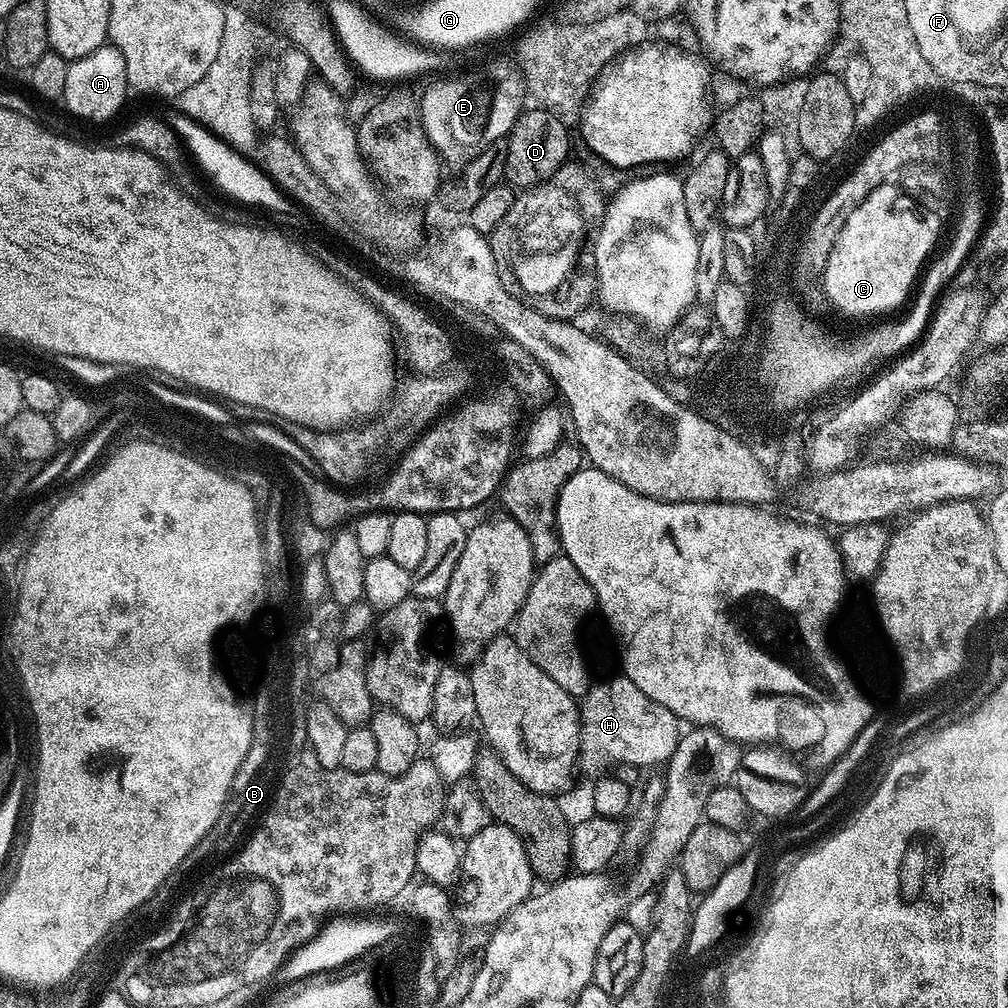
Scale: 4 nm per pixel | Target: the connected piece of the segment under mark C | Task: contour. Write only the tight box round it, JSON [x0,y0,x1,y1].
[823,188,936,318]

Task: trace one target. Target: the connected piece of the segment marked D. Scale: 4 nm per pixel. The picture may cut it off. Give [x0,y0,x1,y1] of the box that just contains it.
[504,106,569,190]

